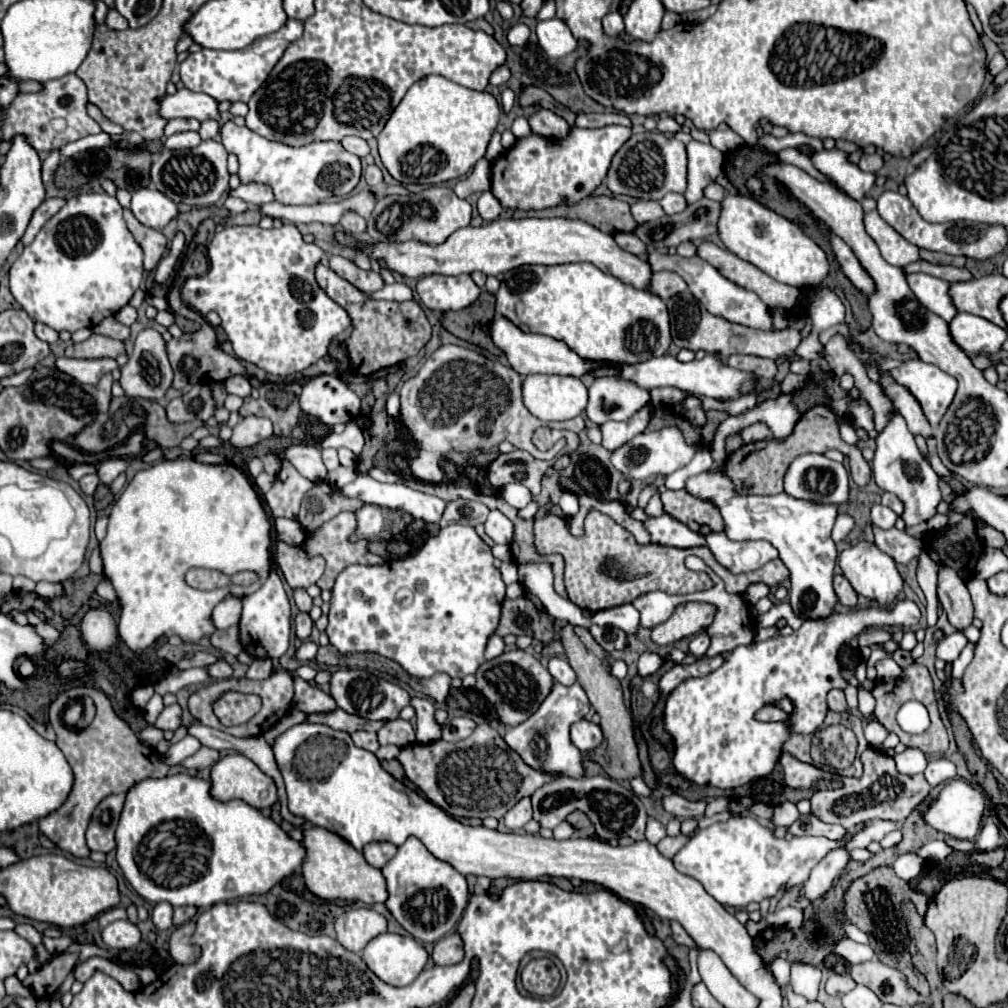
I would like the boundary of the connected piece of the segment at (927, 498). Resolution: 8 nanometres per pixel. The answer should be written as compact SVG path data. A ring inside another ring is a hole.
M896 409L890 411L890 421L882 429L882 433L876 437L876 457L872 461L872 473L880 489L892 491L898 495L906 507L902 519L906 525L918 525L920 521L928 521L936 513L936 505L942 501L940 489L938 489L938 475L930 467L928 461L922 459L914 435L908 431L906 421L902 415L898 415Z

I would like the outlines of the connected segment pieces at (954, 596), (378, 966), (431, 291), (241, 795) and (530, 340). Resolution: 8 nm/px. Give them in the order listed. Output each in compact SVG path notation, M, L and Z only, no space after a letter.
M942 567L938 571L938 599L944 607L944 613L948 615L948 621L958 631L964 631L968 625L972 625L974 607L968 589L958 573L950 567Z
M382 933L364 949L362 959L368 969L392 987L410 985L428 961L428 953L414 937Z
M428 275L418 281L416 291L428 309L440 313L460 311L472 305L480 295L480 289L470 275L458 275L458 277Z
M238 753L222 757L212 767L212 797L218 801L242 799L256 809L266 809L278 801L278 789L272 777Z
M500 317L500 319L494 319L492 325L490 325L490 335L492 335L492 341L496 343L496 347L500 347L506 357L508 357L508 363L510 367L520 373L522 377L524 375L530 375L530 373L546 373L546 375L572 375L572 377L582 377L586 375L590 369L596 369L600 367L602 363L594 363L594 361L586 361L582 357L578 357L574 351L570 351L562 341L556 341L556 339L550 339L546 335L526 335L522 331L518 331L518 327L514 327L508 319Z

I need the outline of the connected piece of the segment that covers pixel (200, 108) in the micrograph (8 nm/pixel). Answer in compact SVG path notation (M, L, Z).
M178 89L174 95L164 95L158 101L158 115L162 119L174 117L194 117L198 121L204 119L218 119L216 101L204 93L194 93L190 89Z

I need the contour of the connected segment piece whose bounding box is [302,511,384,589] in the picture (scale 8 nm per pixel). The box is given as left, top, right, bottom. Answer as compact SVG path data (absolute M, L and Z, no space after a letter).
M342 511L342 513L338 513L334 519L322 523L322 527L320 527L318 531L314 531L314 533L310 533L310 535L306 537L304 547L302 547L304 553L306 553L306 557L312 559L312 557L316 557L316 555L322 555L322 557L326 559L326 571L324 571L324 575L322 575L322 577L318 579L318 583L316 583L320 589L330 589L330 587L334 585L336 575L338 575L344 567L348 567L348 565L352 565L352 563L362 563L362 565L382 565L382 563L384 563L382 557L372 555L372 553L366 549L366 541L356 541L356 543L350 543L350 541L348 541L348 537L354 533L354 529L356 529L356 515Z

